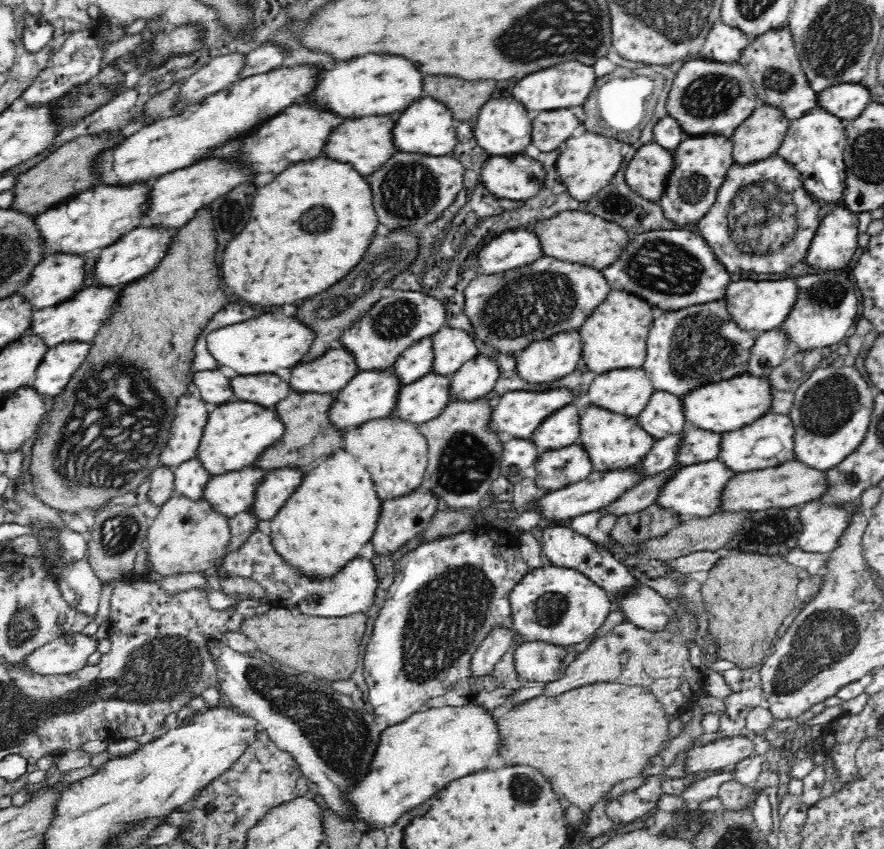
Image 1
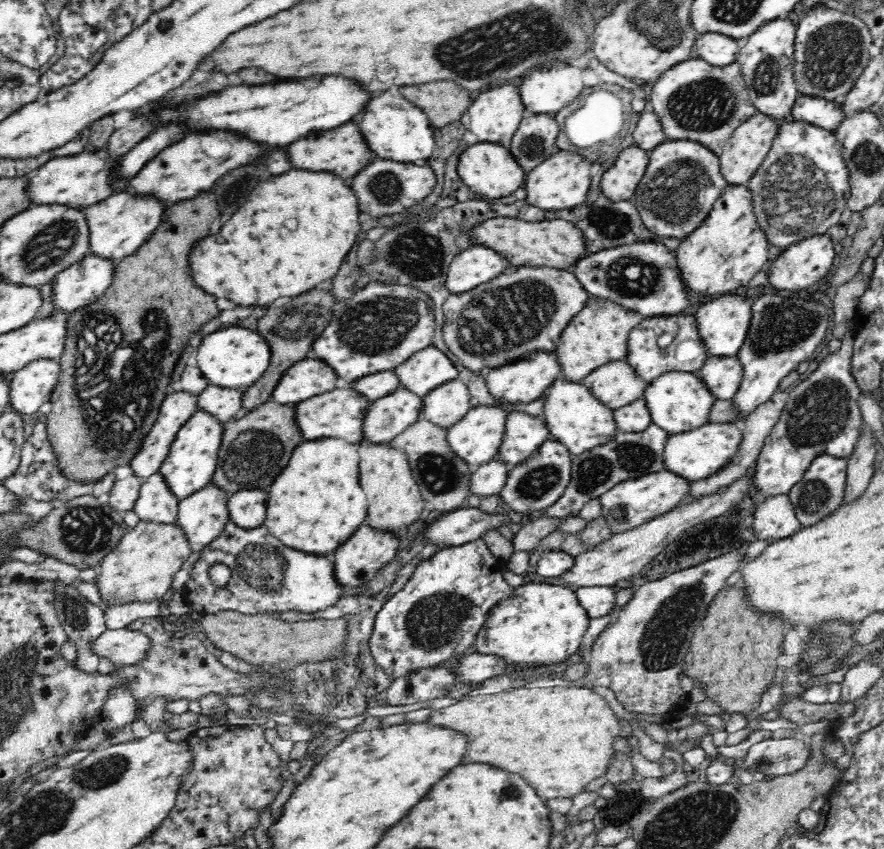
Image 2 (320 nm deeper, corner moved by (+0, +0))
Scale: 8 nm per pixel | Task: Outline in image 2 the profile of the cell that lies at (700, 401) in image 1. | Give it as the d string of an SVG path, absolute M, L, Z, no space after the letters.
M678 371L663 374L648 384L643 398L650 407L652 422L670 434L690 432L710 423L710 412L717 400L714 391L710 391L710 387L697 373Z

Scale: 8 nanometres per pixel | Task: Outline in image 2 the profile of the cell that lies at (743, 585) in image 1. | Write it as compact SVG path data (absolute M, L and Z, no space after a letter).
M726 586L716 591L708 610L697 627L691 647L683 663L683 672L686 676L695 678L695 682L706 683L710 693L710 700L720 704L723 711L731 714L750 714L760 706L763 690L773 681L778 668L776 658L783 653L784 618L780 614L770 614L756 610L750 603L748 589Z

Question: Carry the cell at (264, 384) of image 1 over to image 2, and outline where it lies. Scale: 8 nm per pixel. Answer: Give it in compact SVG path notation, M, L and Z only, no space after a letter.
M209 384L197 396L198 408L214 414L222 422L228 419L238 420L249 413L244 407L244 392L247 389Z

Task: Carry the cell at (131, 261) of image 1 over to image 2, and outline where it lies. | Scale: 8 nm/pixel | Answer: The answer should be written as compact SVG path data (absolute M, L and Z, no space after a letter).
M88 253L83 260L59 272L55 277L54 287L52 287L52 299L56 303L54 311L72 313L82 307L94 305L115 282L118 264L118 261L110 258Z

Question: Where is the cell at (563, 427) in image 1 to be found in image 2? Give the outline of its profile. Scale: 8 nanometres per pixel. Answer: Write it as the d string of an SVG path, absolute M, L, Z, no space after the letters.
M514 411L508 414L506 434L498 452L498 459L512 468L536 452L544 442L552 441L550 427L538 416Z

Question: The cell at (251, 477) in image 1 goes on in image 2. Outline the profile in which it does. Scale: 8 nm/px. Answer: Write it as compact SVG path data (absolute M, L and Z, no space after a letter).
M211 483L179 503L176 523L186 531L192 552L204 548L224 532L231 521L229 498L226 489Z

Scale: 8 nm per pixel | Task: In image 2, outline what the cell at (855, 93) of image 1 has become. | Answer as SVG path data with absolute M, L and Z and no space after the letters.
M800 94L792 108L792 120L809 122L833 132L846 115L841 99L826 99L812 95Z

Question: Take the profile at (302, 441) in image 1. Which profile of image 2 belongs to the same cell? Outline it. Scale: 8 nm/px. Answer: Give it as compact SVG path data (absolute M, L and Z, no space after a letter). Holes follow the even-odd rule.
M268 400L249 411L246 416L224 422L224 440L220 446L219 462L212 483L226 489L230 495L248 488L256 490L260 468L260 478L264 478L264 484L268 480L268 486L272 486L274 478L284 470L292 452L302 442L306 442L306 438L302 436L296 422L296 408ZM270 436L274 436L276 440L272 440Z

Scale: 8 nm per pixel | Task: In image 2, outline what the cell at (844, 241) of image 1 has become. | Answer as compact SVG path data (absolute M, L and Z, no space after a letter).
M816 234L811 238L796 241L786 248L778 258L774 258L768 265L768 281L772 289L791 291L794 294L804 293L818 280L822 280L837 258L834 252L834 242L828 234Z

